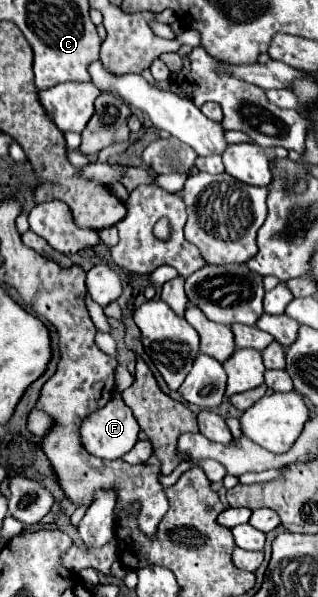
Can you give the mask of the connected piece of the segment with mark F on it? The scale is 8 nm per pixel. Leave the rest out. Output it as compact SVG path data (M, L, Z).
M119 393L101 411L87 417L81 427L83 447L103 459L119 459L129 453L137 443L137 435L139 425Z

